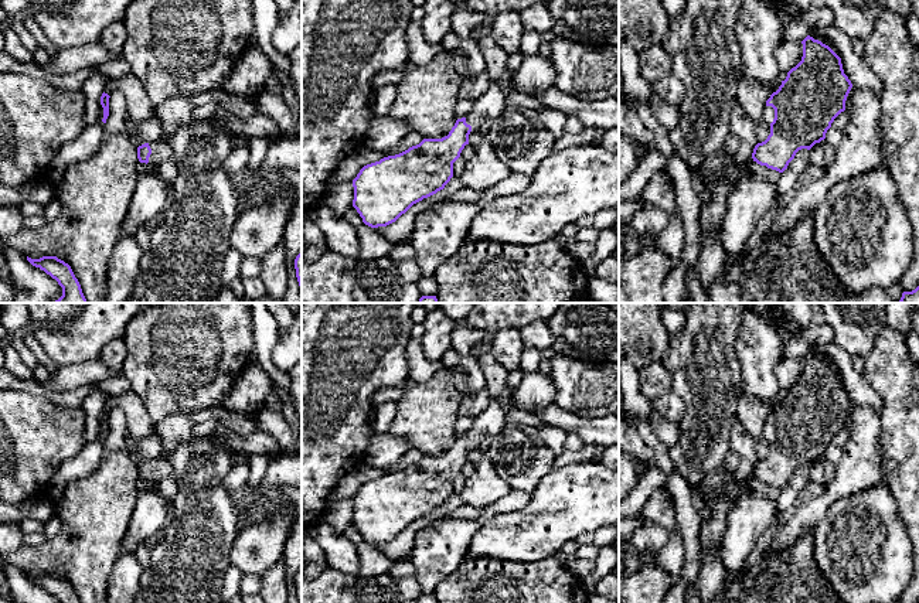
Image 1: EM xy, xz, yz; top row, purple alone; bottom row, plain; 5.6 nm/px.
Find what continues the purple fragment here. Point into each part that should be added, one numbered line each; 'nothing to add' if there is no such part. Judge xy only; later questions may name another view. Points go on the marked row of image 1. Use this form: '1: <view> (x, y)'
1: xy (160, 152)

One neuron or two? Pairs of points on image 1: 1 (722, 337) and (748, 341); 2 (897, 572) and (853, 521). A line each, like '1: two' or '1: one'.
1: two
2: one

